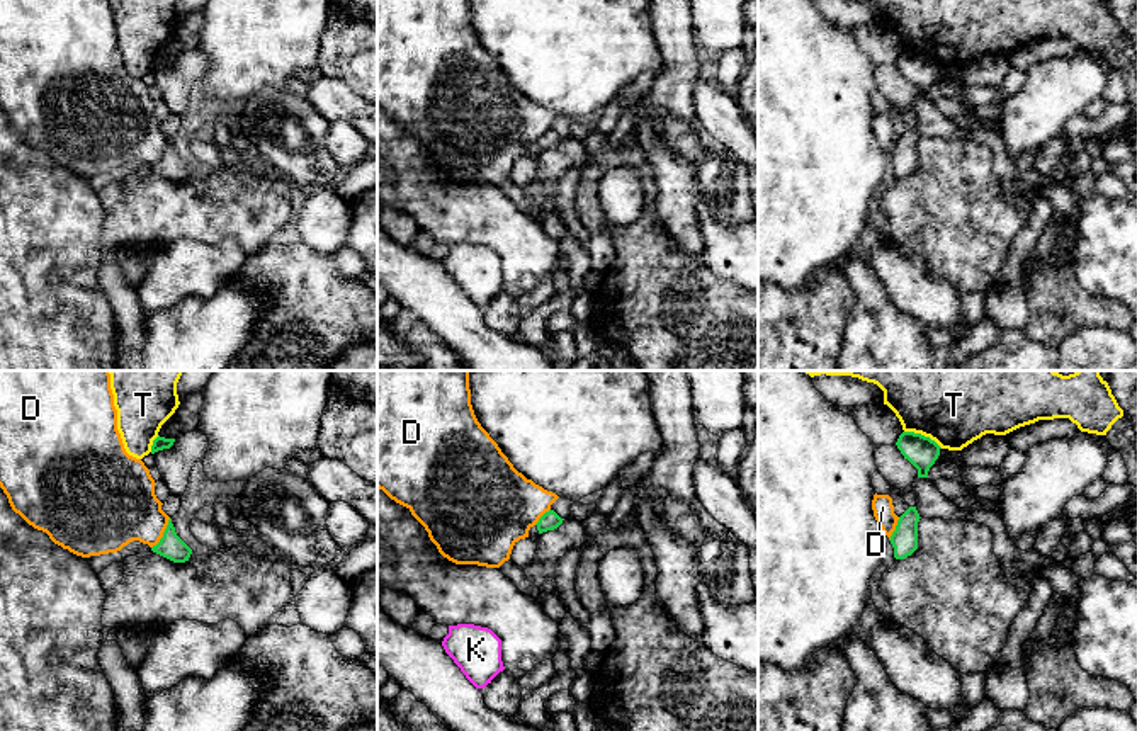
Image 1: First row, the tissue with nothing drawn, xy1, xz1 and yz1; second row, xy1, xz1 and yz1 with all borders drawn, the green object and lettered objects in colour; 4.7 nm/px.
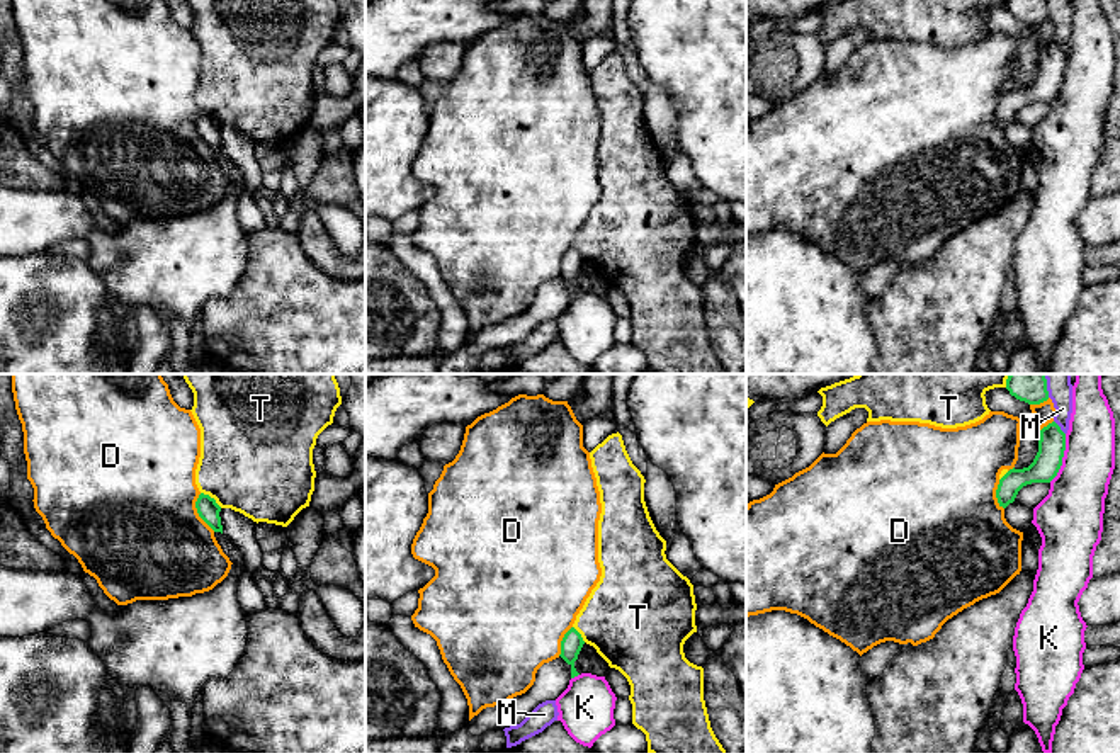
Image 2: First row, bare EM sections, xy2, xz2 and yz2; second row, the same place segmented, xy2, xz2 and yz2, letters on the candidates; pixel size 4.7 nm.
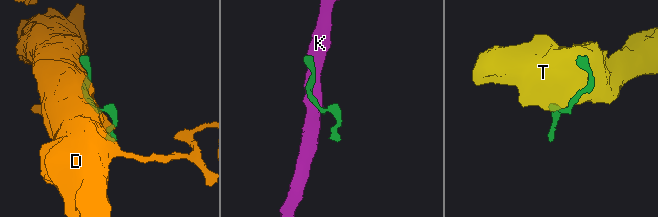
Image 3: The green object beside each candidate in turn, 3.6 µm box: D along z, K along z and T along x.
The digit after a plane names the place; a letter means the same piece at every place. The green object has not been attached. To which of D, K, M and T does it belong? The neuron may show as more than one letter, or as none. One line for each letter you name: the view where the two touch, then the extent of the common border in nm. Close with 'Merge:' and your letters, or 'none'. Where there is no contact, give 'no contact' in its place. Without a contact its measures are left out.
T: contact in yz1; length 200 nm
Merge: T

